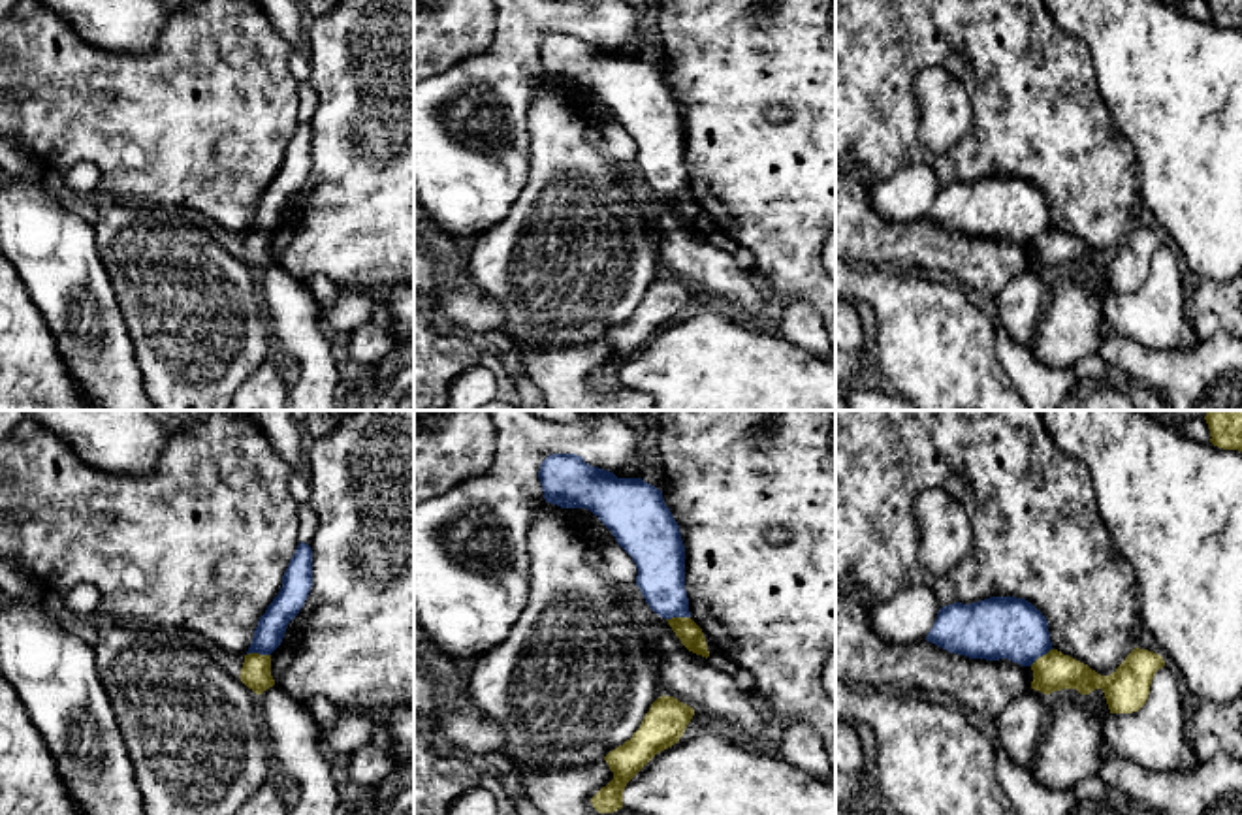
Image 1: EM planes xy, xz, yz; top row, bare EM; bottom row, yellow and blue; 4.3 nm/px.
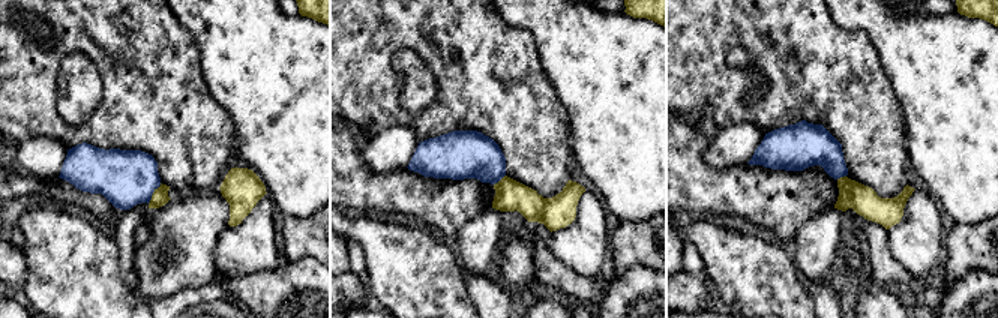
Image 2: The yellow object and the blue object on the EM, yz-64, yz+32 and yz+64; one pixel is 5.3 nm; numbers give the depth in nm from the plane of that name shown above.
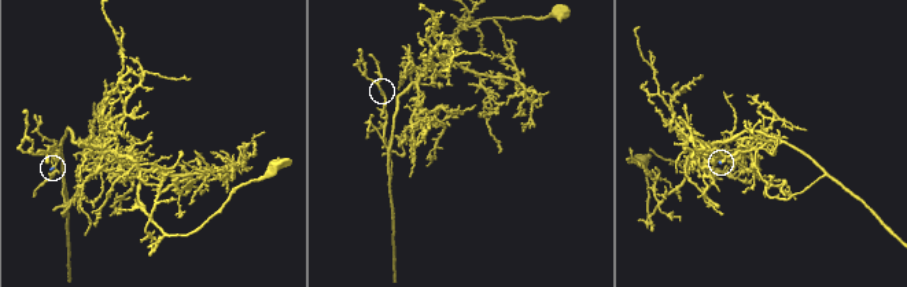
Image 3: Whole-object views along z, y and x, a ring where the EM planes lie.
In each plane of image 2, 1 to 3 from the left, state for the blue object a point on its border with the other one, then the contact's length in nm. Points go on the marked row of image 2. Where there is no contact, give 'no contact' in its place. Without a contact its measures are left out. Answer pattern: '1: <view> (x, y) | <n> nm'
1: yz-64 (153, 194) | 130 nm
2: yz+32 (500, 180) | 90 nm
3: yz+64 (841, 177) | 60 nm

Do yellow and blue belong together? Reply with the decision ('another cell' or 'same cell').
another cell

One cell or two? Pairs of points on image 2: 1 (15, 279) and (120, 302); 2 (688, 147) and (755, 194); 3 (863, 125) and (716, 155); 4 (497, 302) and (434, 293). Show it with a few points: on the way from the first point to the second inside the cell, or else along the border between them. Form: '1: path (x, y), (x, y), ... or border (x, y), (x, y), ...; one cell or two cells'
1: border (21, 249), (27, 270), (27, 279), (23, 287); two cells
2: path (698, 167), (722, 191), (736, 191); one cell
3: border (730, 125), (752, 122), (766, 132); two cells
4: border (459, 267), (464, 288), (474, 302); two cells

